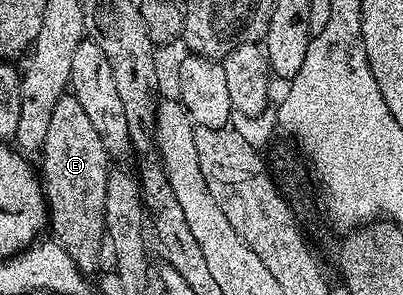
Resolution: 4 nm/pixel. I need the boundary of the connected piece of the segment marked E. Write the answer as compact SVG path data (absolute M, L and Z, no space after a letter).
M74 94L62 95L57 105L53 105L53 118L49 121L49 133L45 133L42 159L41 182L43 196L47 198L50 234L84 273L98 272L99 250L105 247L103 214L109 156L105 145L101 145L97 129L93 129L85 109L81 109L81 101L77 101Z

